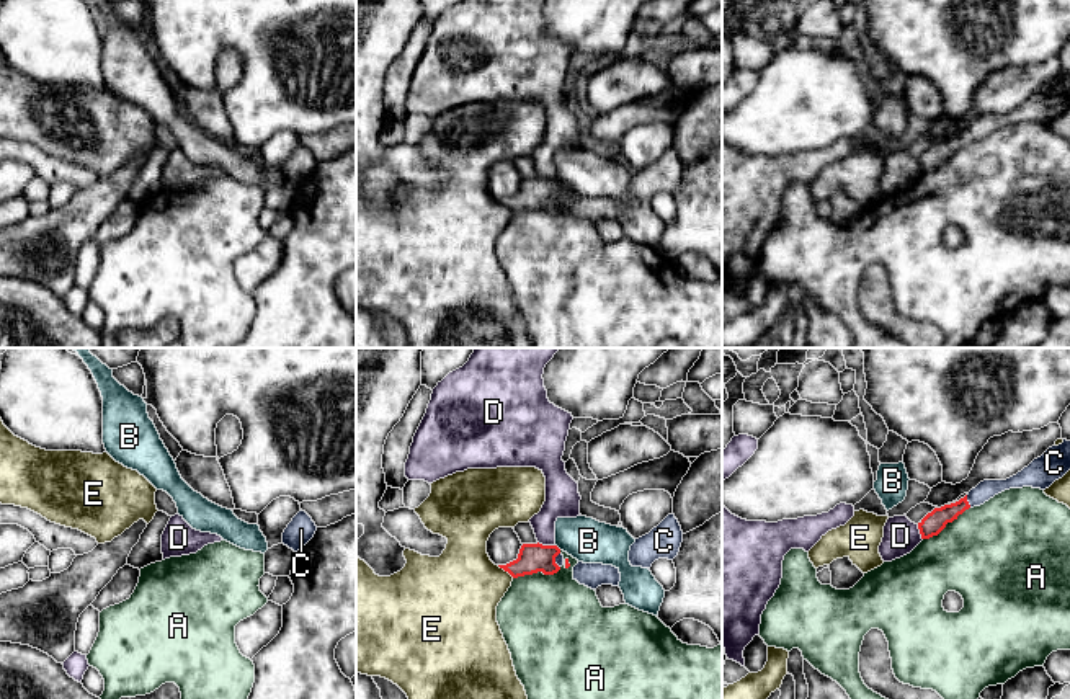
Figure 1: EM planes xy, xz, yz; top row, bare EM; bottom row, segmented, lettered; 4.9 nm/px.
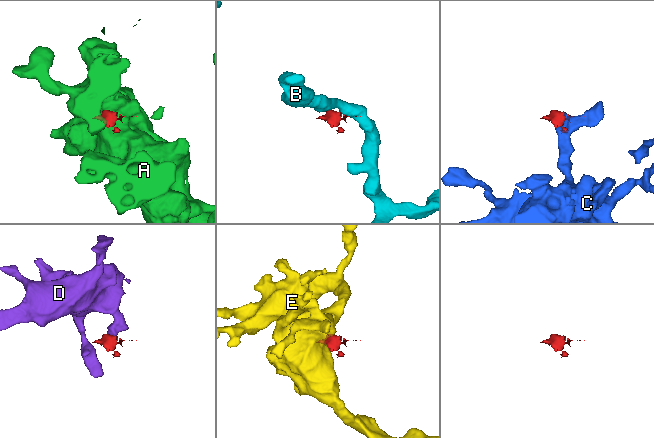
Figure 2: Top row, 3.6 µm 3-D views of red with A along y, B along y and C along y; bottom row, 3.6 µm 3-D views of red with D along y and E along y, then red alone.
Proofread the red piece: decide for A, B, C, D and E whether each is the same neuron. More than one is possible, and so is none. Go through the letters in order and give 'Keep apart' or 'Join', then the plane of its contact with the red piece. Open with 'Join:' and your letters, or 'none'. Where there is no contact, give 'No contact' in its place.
Join: C
A: Keep apart. Touches red in yz
B: Keep apart. Touches red in xz
C: Join. Touches red in yz
D: Keep apart. Touches red in xz
E: Keep apart. Touches red in xz

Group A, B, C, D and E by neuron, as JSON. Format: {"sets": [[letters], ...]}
{"sets": [["A"], ["B"], ["C"], ["D"], ["E"]]}

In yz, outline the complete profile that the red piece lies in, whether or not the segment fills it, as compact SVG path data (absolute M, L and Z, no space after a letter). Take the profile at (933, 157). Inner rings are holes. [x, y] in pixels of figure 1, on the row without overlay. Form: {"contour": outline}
{"contour": "M1070 75L1049 82L1016 109L1006 114L983 114L956 137L934 142L920 157L921 173L938 170L947 157L957 154L965 144L980 140L995 129L1010 124L1032 121L1045 124L1070 105Z"}

